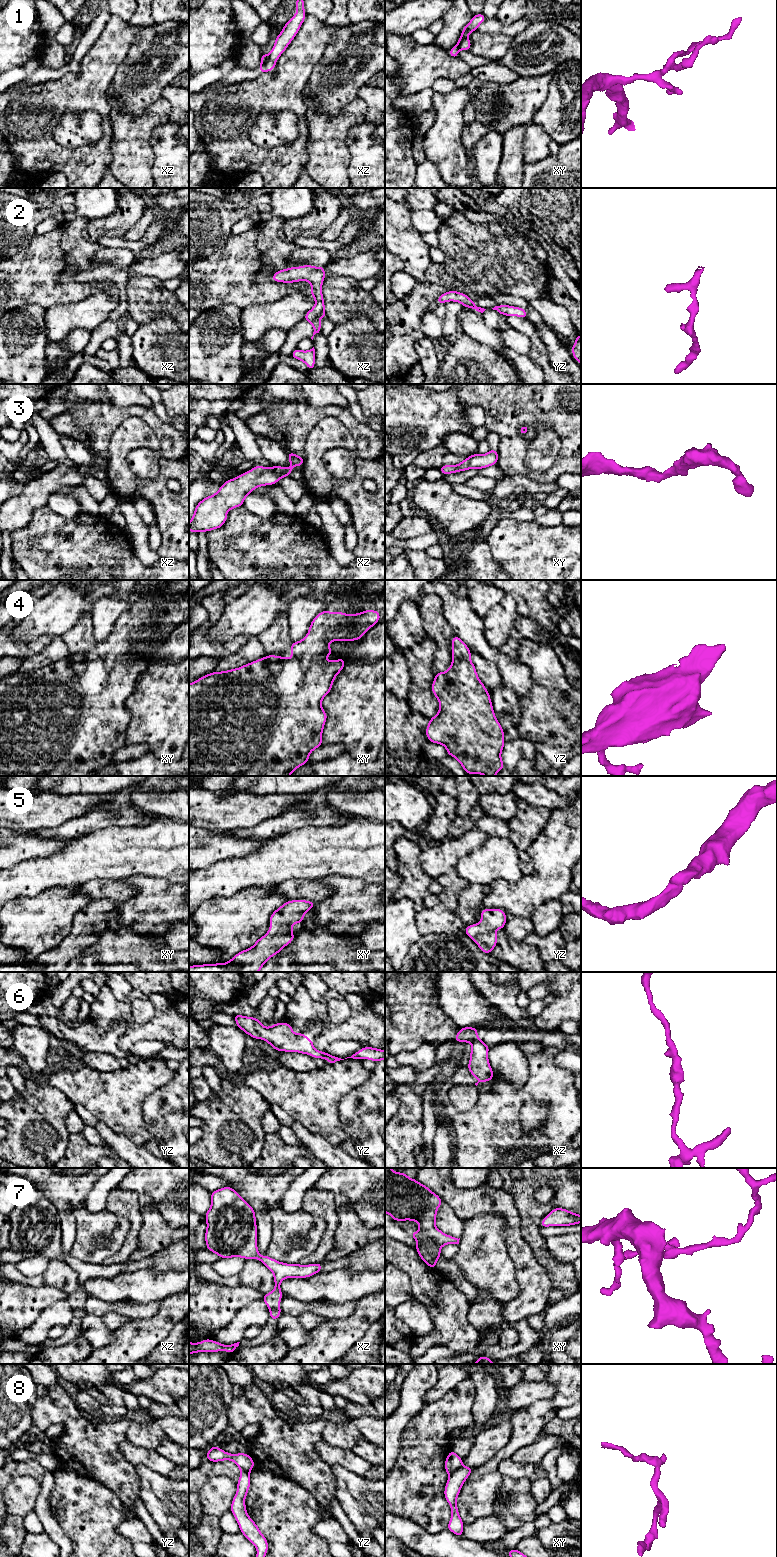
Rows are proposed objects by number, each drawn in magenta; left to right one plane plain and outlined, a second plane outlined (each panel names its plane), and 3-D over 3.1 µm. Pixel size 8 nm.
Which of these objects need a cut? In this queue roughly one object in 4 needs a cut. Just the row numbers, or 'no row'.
1, 8

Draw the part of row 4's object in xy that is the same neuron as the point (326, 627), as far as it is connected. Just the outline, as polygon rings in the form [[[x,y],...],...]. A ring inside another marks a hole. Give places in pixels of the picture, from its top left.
[[[324,610],[312,620],[307,635],[298,642],[292,642],[290,648],[292,658],[277,657],[274,654],[267,655],[264,658],[236,669],[212,672],[189,684],[189,776],[290,776],[298,767],[309,762],[310,753],[322,746],[322,733],[327,720],[327,714],[322,708],[321,702],[331,691],[335,677],[347,663],[342,657],[339,660],[325,660],[327,656],[332,654],[329,643],[333,641],[360,640],[380,618],[381,616],[377,610],[365,610],[357,614],[345,614],[340,611],[329,612]]]

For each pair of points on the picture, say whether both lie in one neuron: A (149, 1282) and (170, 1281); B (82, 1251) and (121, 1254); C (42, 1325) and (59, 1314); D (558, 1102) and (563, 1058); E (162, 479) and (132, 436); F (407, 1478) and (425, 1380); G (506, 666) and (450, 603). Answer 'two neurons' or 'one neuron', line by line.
A: one neuron
B: two neurons
C: one neuron
D: two neurons
E: one neuron
F: two neurons
G: one neuron

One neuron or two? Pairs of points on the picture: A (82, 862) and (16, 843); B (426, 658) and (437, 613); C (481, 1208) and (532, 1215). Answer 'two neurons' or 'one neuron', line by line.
A: two neurons
B: two neurons
C: two neurons

